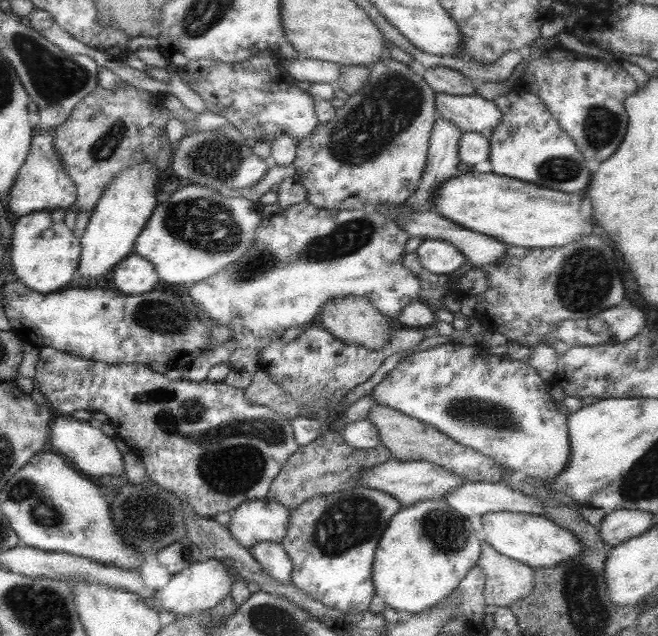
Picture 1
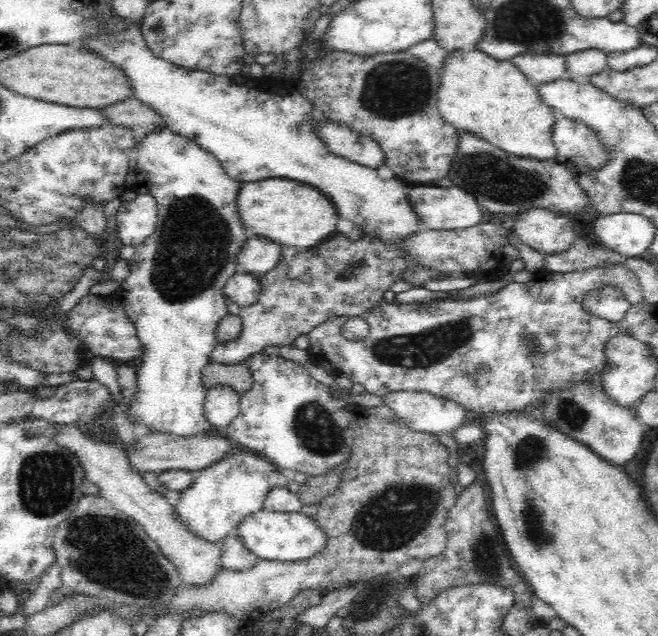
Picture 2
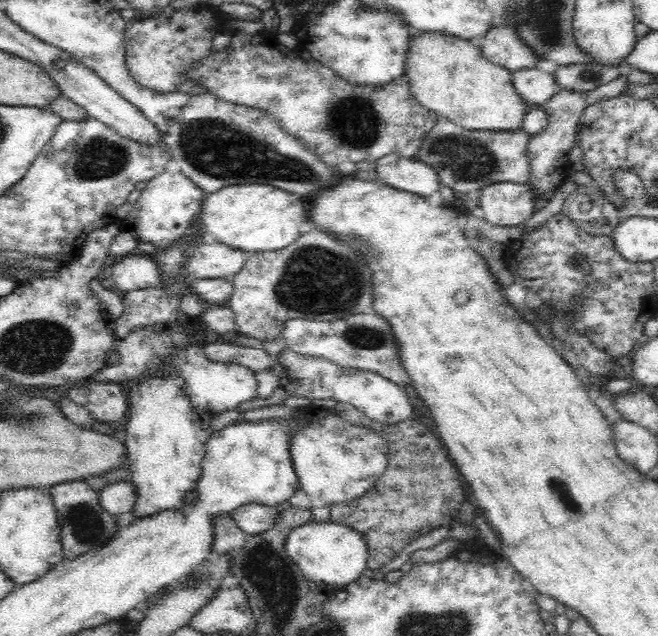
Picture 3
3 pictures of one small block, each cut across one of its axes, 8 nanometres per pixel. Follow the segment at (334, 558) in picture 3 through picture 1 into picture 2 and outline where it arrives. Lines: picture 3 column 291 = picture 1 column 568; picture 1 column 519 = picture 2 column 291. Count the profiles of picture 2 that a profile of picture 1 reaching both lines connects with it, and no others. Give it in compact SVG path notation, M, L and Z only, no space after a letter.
M264 509L243 518L237 526L237 537L244 546L259 559L278 562L296 562L310 558L324 550L327 536L313 517L302 512L283 513Z

